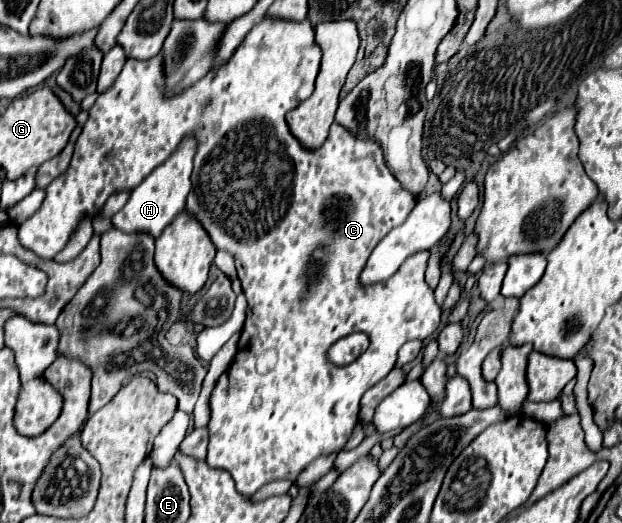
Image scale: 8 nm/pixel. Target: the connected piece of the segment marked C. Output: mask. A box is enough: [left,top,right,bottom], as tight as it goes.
[18,18,442,498]

